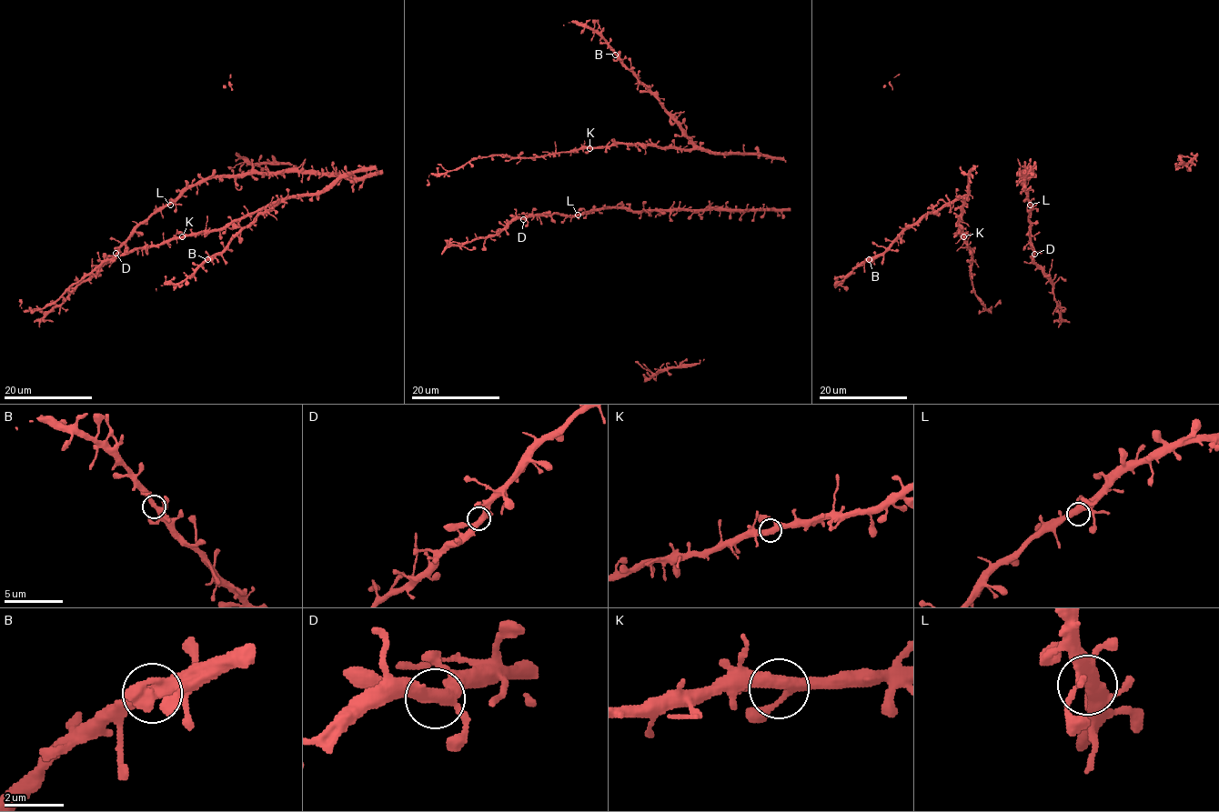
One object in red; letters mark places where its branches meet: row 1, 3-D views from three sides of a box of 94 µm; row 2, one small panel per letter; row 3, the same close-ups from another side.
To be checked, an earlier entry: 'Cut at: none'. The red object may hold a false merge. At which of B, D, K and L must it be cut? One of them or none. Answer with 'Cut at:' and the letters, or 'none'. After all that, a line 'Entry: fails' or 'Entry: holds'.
Cut at: none
Entry: holds

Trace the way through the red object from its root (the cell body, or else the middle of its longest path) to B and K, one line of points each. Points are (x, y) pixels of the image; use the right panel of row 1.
B: (978, 165), (969, 173), (967, 195), (928, 211), (910, 225), (883, 253), (869, 259)
K: (978, 165), (969, 173), (969, 193), (964, 197), (963, 210), (960, 214), (959, 230), (963, 236)

